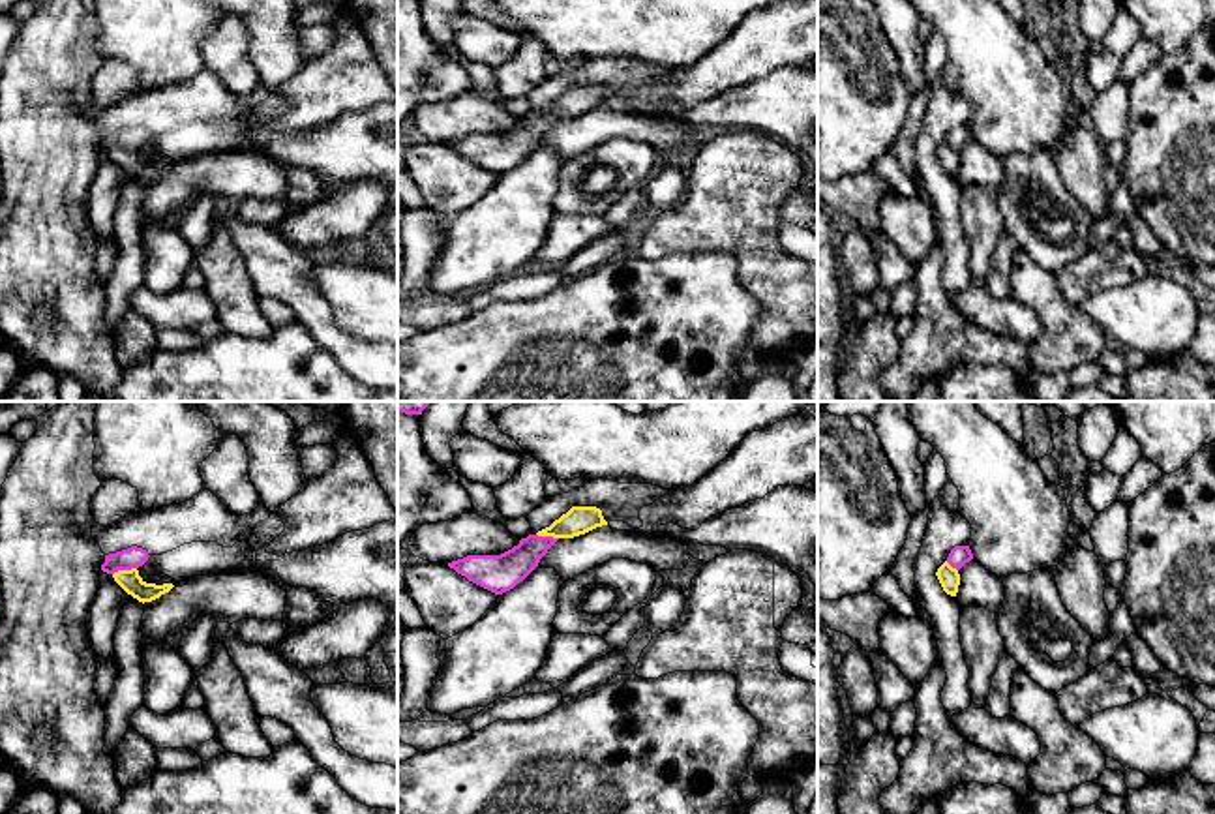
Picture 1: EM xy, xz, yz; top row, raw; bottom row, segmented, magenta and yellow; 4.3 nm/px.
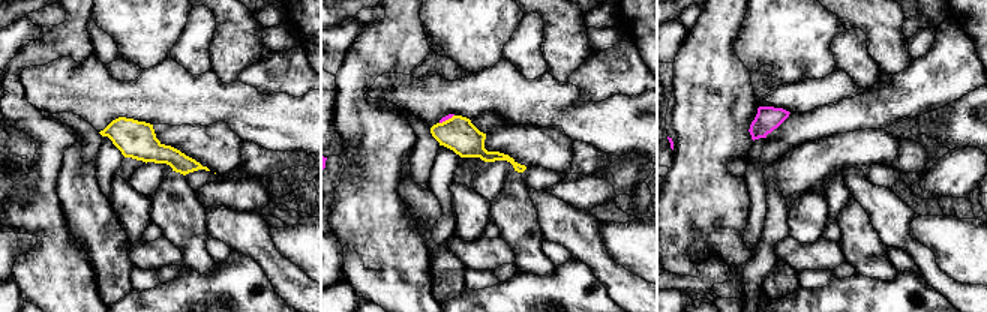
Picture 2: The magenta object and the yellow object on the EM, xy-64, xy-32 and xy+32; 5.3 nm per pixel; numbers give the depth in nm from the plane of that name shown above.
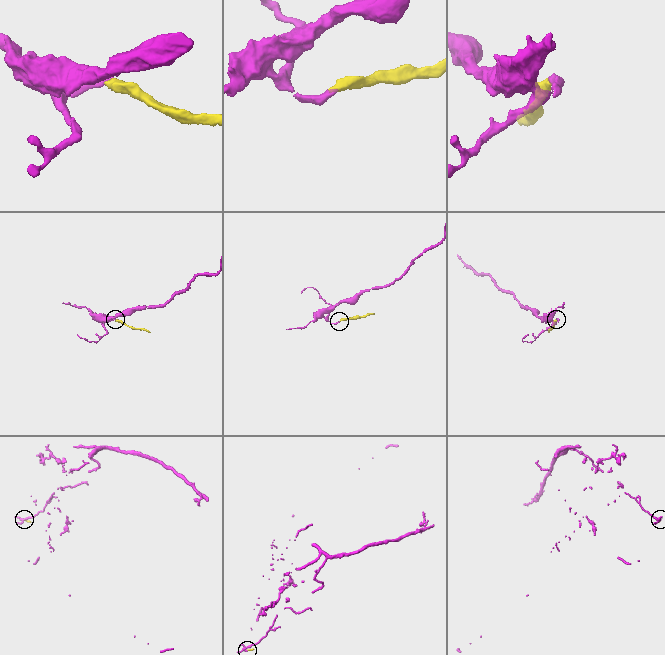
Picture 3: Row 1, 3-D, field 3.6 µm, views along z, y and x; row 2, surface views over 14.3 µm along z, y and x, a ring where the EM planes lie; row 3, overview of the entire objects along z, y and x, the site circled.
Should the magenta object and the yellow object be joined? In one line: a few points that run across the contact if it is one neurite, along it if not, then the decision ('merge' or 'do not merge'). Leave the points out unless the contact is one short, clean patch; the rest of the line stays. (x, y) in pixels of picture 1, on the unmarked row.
xy (132, 137), (124, 149), (130, 160) | merge

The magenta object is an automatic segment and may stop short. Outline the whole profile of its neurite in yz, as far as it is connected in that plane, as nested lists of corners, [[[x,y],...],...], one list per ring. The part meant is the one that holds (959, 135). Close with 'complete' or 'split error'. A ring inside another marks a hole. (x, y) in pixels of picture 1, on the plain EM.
[[[954,126],[947,141],[938,148],[936,156],[943,171],[951,176],[956,176],[960,165],[958,150],[973,139],[969,126]]] | split error

